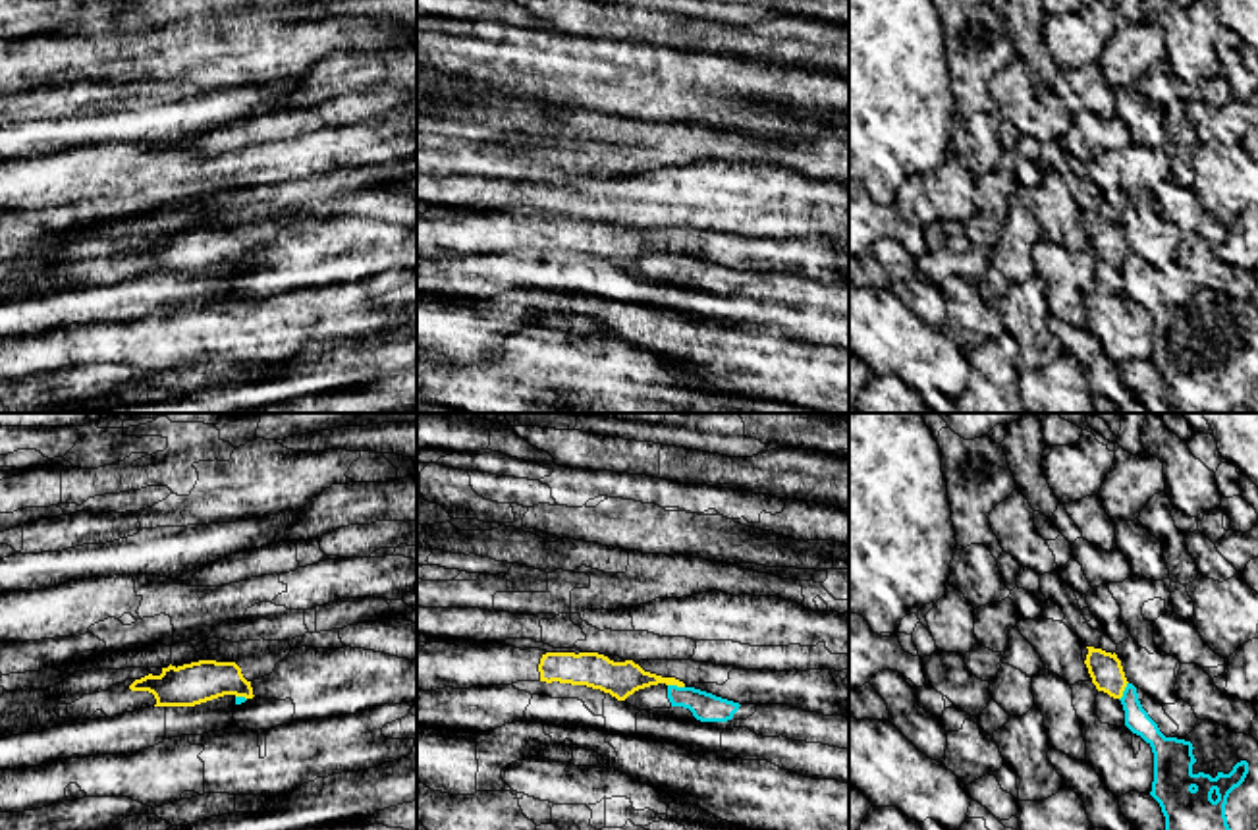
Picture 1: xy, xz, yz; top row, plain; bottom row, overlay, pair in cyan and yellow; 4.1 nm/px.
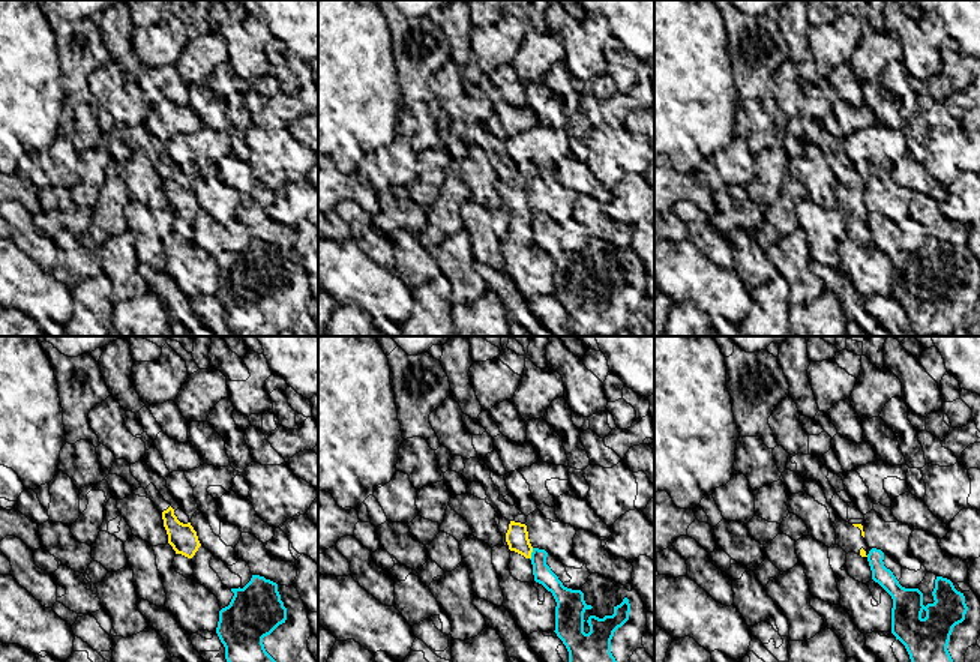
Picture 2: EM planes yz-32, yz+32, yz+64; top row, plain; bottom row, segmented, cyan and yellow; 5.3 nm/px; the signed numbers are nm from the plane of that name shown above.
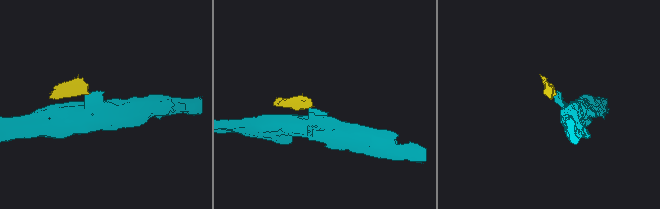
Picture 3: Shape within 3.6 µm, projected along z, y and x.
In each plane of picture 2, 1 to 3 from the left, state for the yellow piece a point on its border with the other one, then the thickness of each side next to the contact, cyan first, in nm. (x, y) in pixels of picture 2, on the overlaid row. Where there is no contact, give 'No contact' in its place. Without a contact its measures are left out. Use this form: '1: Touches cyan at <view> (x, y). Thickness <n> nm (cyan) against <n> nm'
1: No contact
2: Touches cyan at yz+32 (532, 554). Thickness 100 nm (cyan) against 120 nm
3: No contact

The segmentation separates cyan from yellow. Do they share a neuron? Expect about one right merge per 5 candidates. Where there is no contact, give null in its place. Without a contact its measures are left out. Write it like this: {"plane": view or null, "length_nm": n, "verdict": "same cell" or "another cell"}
{"plane": "xz", "length_nm": 70, "verdict": "another cell"}

